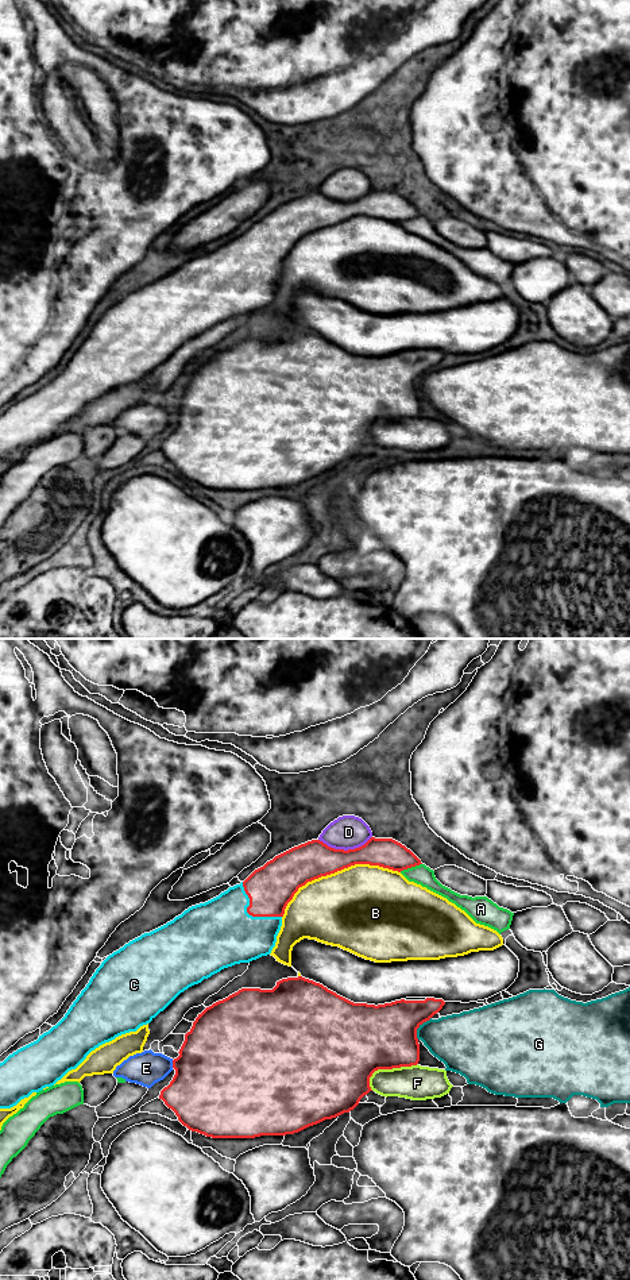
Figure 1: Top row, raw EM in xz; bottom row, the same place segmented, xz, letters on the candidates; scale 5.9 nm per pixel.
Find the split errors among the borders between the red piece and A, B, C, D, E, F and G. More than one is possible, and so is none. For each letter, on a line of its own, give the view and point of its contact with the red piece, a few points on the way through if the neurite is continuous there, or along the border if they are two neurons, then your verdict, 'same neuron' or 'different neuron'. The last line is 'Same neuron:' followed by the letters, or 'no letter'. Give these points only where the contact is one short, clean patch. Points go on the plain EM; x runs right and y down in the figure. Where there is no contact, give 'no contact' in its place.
A: contact xz (410, 219); different neuron
B: contact xz (335, 223); different neuron
C: contact xz (250, 266); same neuron
D: contact xz (343, 201); different neuron
E: contact xz (173, 416); different neuron
F: contact xz (387, 420); different neuron
G: contact xz (418, 378); different neuron
Same neuron: C

